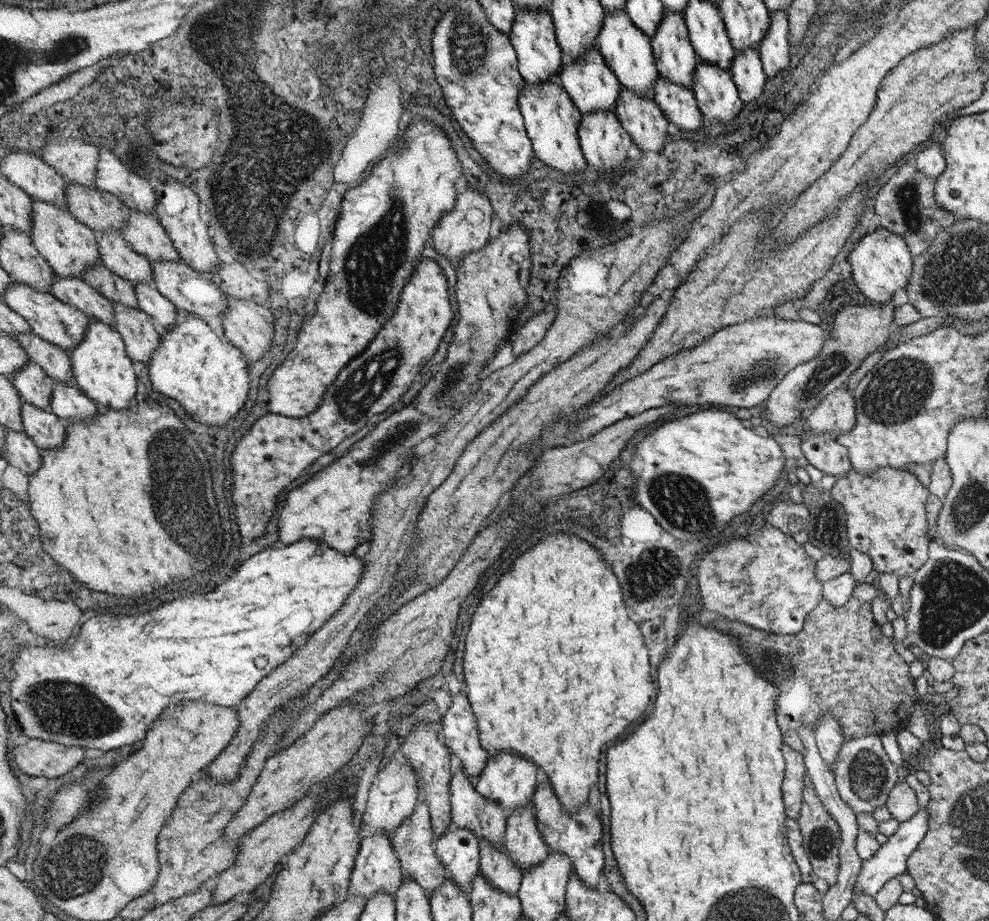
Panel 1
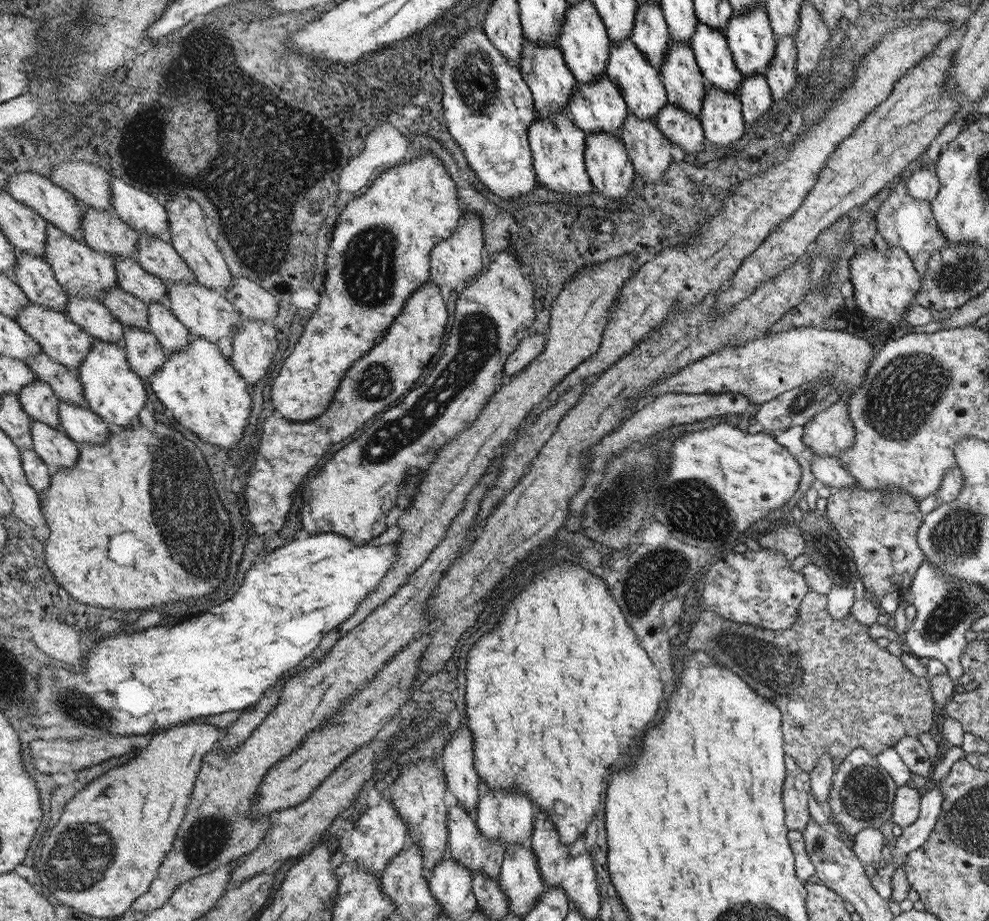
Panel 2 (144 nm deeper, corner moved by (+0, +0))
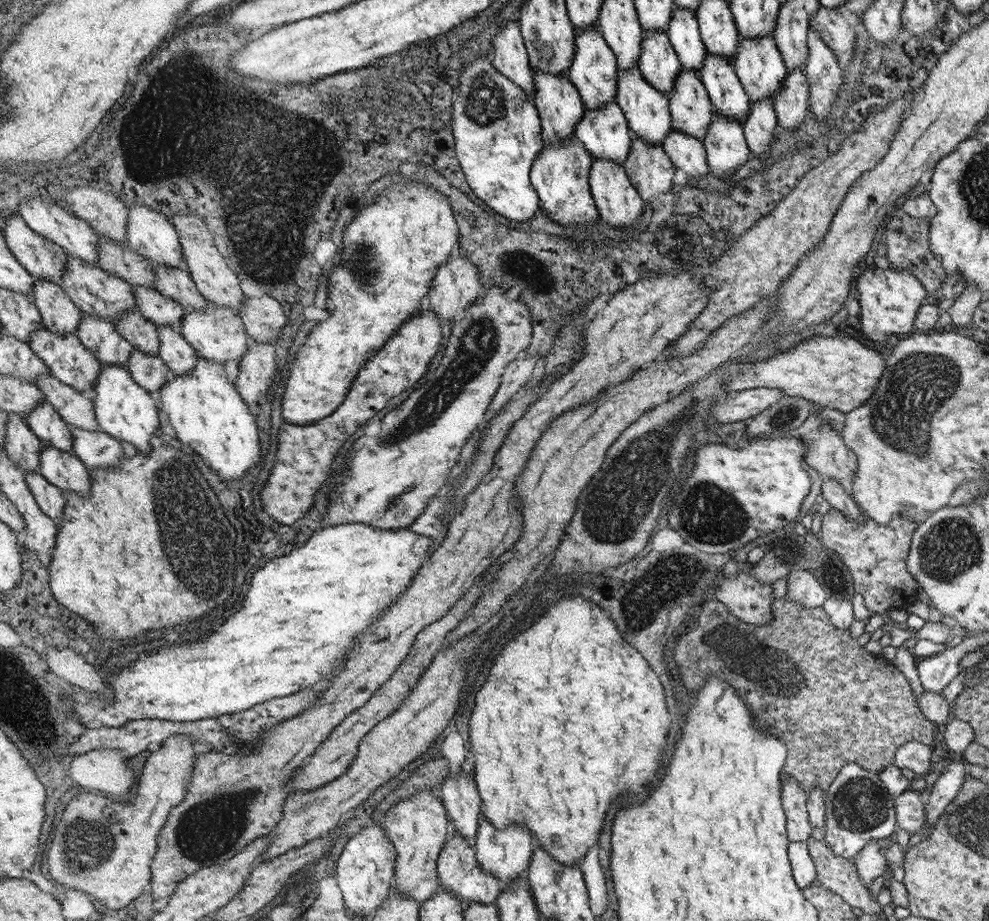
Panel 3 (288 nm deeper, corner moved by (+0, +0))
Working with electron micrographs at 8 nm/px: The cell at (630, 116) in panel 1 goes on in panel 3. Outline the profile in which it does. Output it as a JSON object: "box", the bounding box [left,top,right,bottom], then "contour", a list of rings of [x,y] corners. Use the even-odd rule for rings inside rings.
{"box":[623,136,673,202],"contour":[[[631,136],[631,152],[623,164],[625,174],[629,174],[641,200],[655,202],[671,188],[673,162],[661,146],[649,146],[641,138]]]}

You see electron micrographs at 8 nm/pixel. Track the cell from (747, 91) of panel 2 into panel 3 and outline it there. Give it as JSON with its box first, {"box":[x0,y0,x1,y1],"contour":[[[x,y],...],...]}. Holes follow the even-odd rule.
{"box":[743,98,775,158],"contour":[[[769,98],[751,104],[749,118],[743,122],[745,140],[749,142],[749,152],[755,158],[765,158],[769,154],[769,142],[775,130],[775,114]]]}

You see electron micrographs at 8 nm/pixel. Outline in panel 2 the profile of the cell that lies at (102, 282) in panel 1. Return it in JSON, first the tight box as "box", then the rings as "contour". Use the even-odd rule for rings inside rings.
{"box":[101,286,149,330],"contour":[[[115,286],[107,290],[101,296],[103,306],[121,322],[127,326],[135,326],[141,330],[149,330],[149,308],[145,302],[141,302],[137,296],[125,292],[123,288]]]}

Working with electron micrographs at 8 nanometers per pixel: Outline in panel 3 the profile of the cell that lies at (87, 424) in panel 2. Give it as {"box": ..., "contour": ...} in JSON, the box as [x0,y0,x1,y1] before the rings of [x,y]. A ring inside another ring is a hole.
{"box":[69,426,123,470],"contour":[[[69,426],[73,436],[73,454],[87,466],[87,470],[109,468],[123,462],[119,440],[101,430],[83,430]]]}

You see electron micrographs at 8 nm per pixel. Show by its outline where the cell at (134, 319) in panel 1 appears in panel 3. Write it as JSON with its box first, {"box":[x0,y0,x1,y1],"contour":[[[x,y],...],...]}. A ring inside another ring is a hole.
{"box":[125,348,171,392],"contour":[[[133,348],[125,368],[129,370],[131,378],[141,388],[147,388],[149,392],[161,390],[171,378],[169,366],[159,356],[149,356],[149,354],[145,354],[145,352],[137,350],[137,348]]]}

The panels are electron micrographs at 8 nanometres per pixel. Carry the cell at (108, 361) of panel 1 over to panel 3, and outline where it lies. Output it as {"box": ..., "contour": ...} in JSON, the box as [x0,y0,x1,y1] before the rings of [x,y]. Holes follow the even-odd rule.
{"box":[95,364,157,452],"contour":[[[101,364],[101,374],[97,376],[95,392],[95,418],[99,422],[99,430],[117,438],[119,442],[129,442],[137,452],[151,452],[149,438],[157,428],[157,406],[153,408],[153,398],[131,378],[129,370],[123,364]]]}

